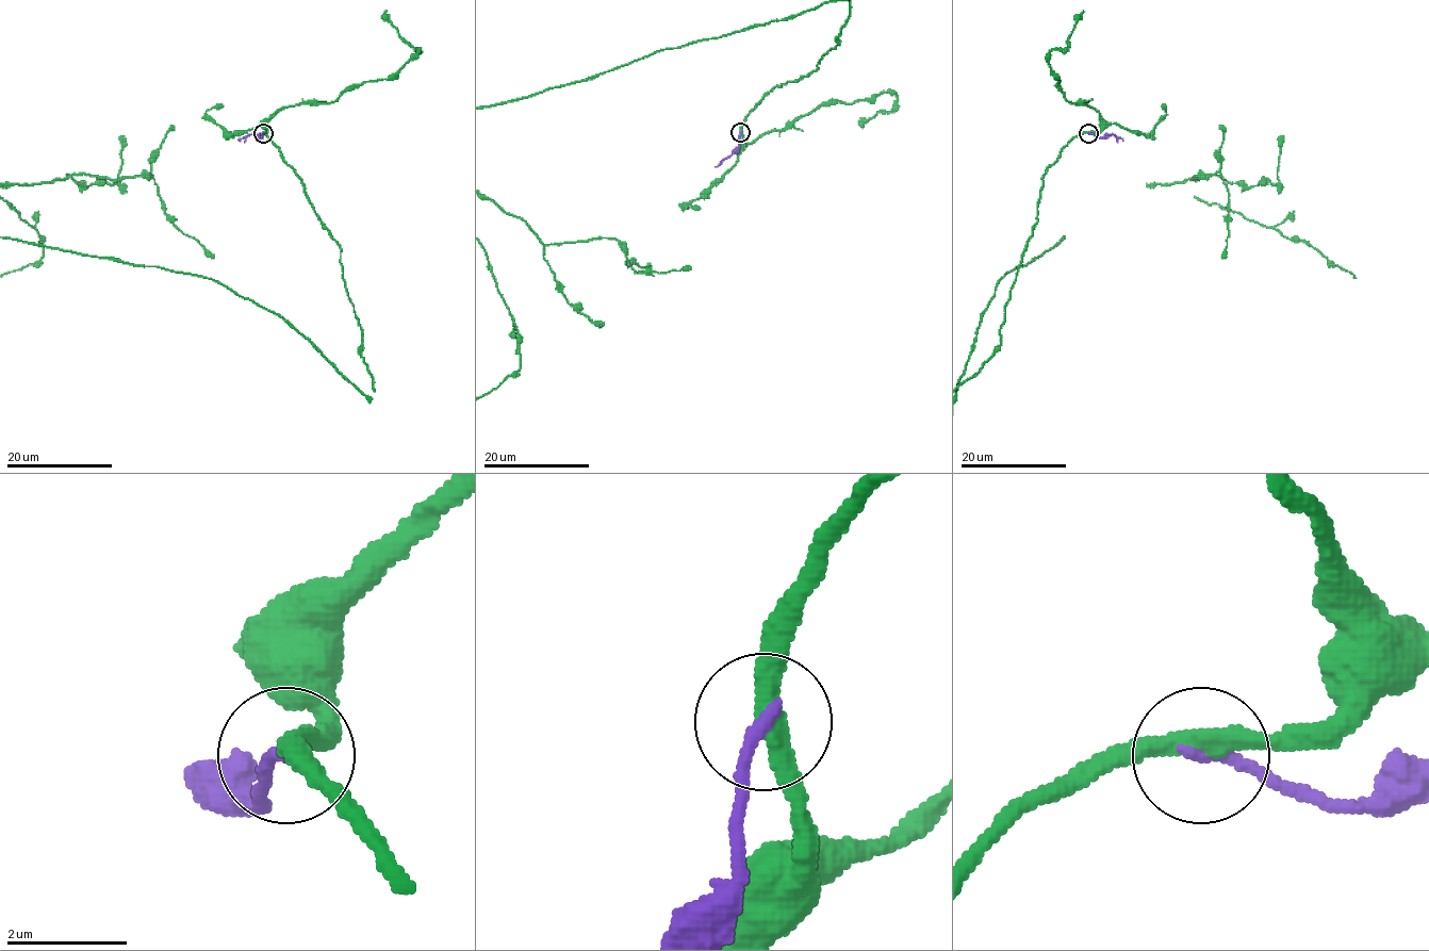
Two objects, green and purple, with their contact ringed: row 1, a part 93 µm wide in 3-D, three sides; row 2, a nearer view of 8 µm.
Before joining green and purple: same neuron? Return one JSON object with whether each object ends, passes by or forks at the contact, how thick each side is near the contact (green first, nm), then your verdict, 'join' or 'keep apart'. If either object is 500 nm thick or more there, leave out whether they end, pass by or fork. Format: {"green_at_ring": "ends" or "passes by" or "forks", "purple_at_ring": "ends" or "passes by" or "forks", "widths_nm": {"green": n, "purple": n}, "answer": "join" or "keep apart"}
{"green_at_ring": "passes by", "purple_at_ring": "ends", "widths_nm": {"green": 360, "purple": 240}, "answer": "keep apart"}

